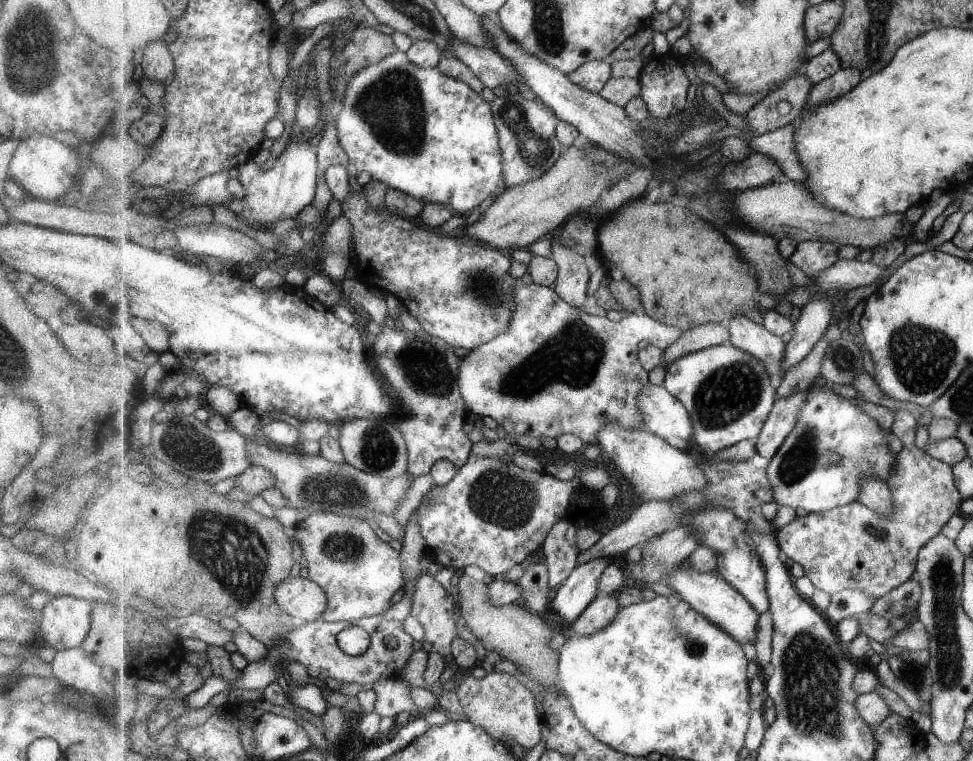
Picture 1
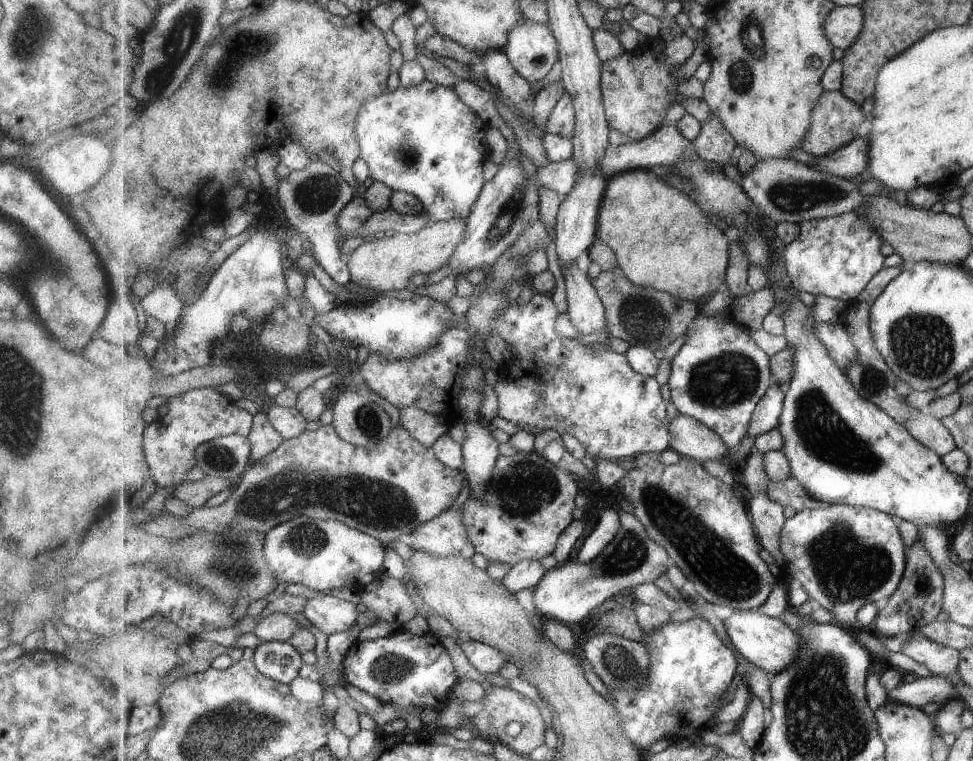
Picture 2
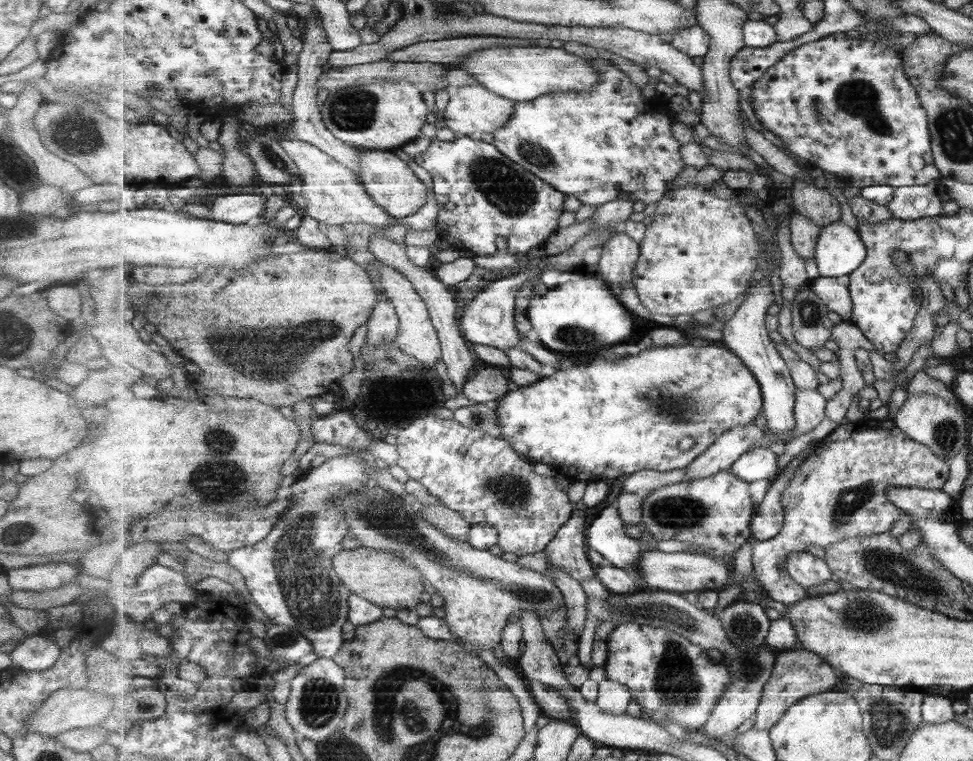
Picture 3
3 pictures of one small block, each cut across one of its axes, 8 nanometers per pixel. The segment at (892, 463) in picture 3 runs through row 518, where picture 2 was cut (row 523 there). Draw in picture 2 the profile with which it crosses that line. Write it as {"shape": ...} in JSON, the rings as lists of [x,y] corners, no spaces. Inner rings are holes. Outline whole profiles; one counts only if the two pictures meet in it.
{"shape":[[[832,505],[831,507],[823,507],[814,510],[806,509],[797,512],[794,517],[785,522],[783,531],[780,533],[781,552],[783,552],[783,558],[785,558],[787,572],[791,572],[791,576],[795,579],[796,584],[800,585],[804,591],[806,591],[816,606],[829,610],[829,612],[835,616],[835,620],[837,620],[836,625],[840,625],[844,629],[852,629],[857,619],[857,614],[859,610],[863,609],[863,606],[869,603],[875,603],[883,598],[890,599],[899,589],[903,576],[905,576],[905,570],[907,570],[906,544],[901,535],[901,530],[899,530],[901,523],[901,519],[890,516],[889,514],[884,514],[879,510],[868,507],[853,507],[851,505]]]}

